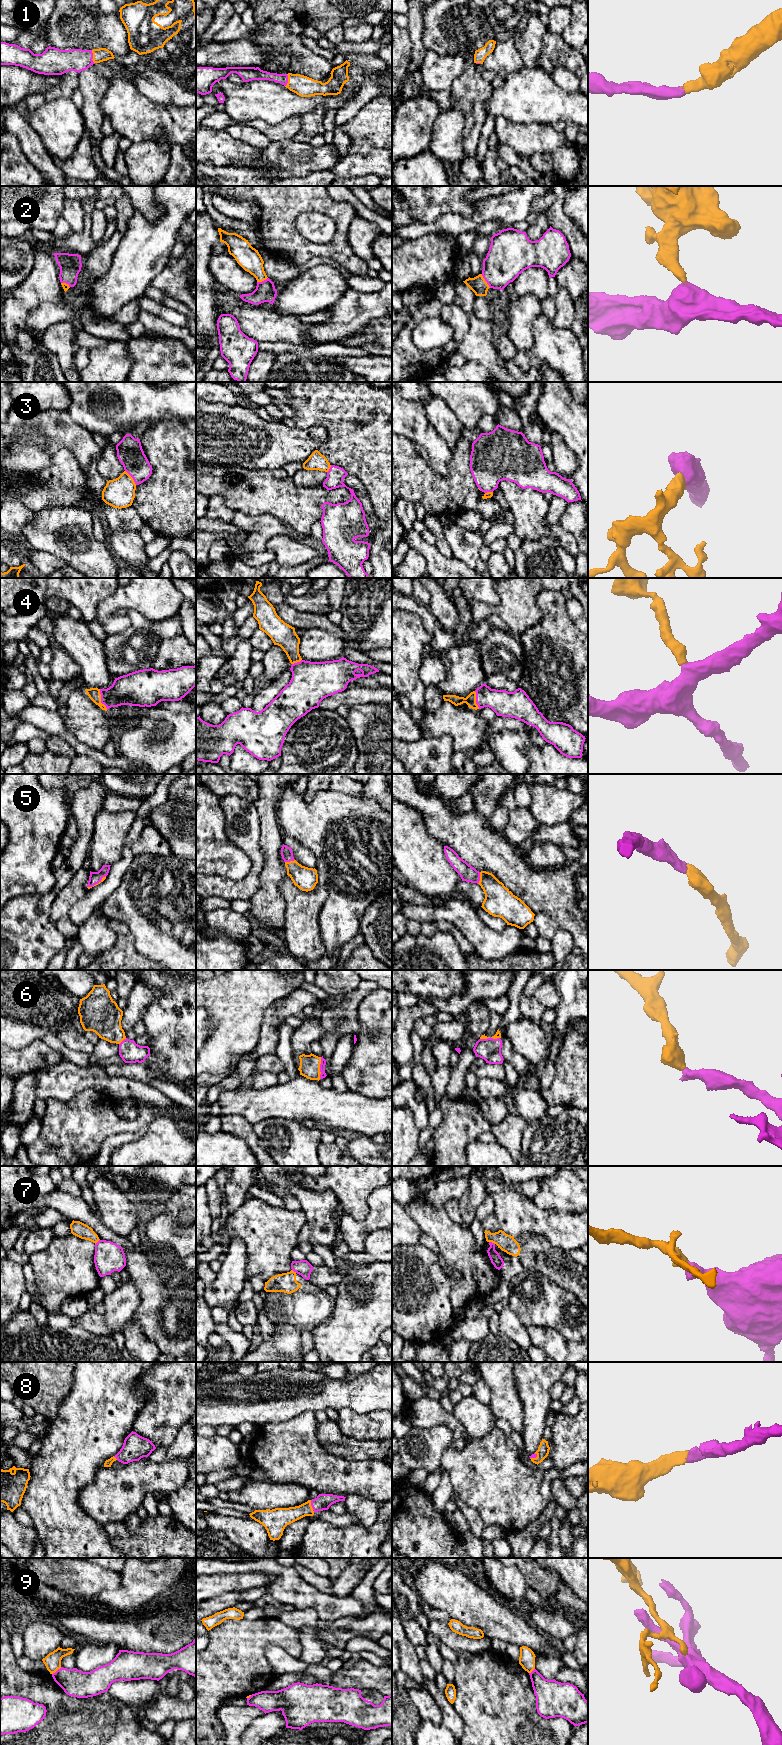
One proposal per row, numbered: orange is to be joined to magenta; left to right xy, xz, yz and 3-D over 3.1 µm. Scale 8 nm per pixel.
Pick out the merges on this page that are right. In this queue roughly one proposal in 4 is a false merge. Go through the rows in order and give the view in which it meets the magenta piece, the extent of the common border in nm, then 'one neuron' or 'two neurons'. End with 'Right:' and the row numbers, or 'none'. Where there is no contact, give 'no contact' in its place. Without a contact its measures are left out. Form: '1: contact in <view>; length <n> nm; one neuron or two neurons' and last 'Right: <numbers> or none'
1: contact in xy; length 110 nm; one neuron
2: contact in yz; length 130 nm; one neuron
3: contact in xy; length 150 nm; one neuron
4: contact in xy; length 180 nm; one neuron
5: contact in yz; length 100 nm; one neuron
6: contact in xz; length 180 nm; one neuron
7: contact in yz; length 50 nm; two neurons
8: contact in xz; length 100 nm; one neuron
9: contact in xy; length 100 nm; two neurons
Right: 1, 2, 3, 4, 5, 6, 8

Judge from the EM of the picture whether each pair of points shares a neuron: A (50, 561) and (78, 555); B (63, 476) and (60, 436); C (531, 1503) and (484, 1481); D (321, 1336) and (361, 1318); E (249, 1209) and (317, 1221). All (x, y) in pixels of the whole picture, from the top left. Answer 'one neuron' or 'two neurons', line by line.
A: two neurons
B: two neurons
C: one neuron
D: one neuron
E: two neurons

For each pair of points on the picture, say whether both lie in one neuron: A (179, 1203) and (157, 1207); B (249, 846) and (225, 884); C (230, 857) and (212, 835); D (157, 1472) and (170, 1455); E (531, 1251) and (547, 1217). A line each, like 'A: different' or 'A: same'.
A: different
B: same
C: same
D: different
E: different

